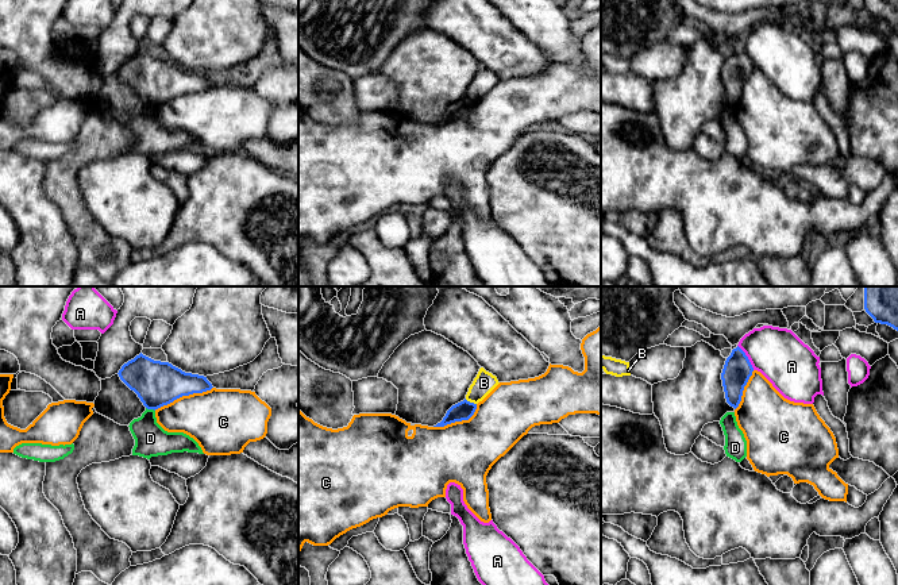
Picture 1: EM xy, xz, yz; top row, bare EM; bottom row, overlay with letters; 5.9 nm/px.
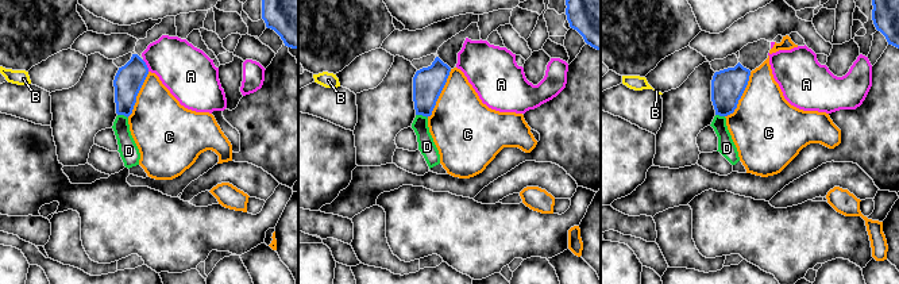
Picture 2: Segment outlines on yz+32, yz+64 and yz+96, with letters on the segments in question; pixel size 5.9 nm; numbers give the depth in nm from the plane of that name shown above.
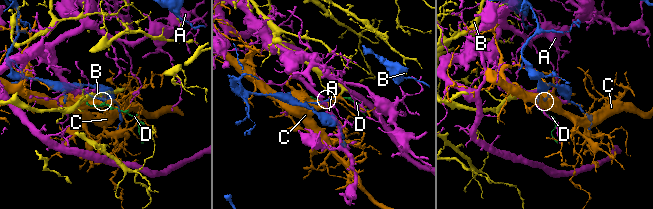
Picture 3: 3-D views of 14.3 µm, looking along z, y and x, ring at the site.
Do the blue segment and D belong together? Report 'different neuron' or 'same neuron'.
different neuron

